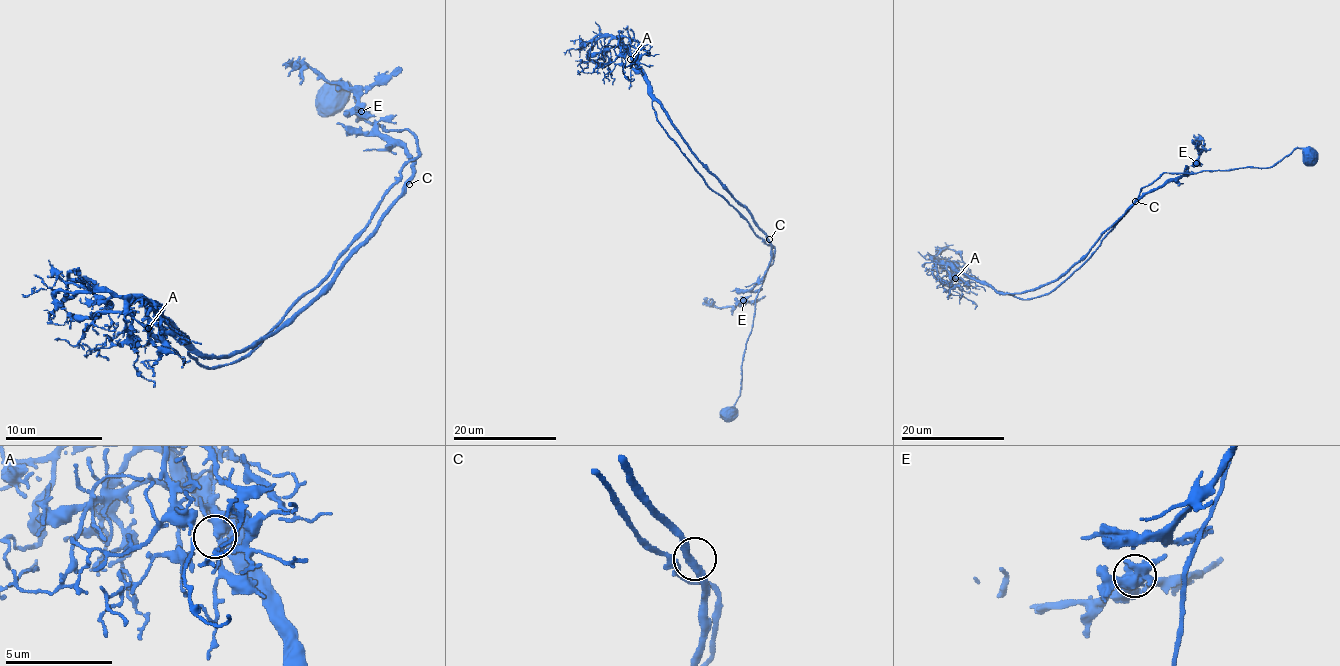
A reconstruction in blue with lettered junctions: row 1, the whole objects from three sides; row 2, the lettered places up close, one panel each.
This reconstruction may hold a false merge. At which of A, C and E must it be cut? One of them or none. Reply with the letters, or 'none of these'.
none of these

